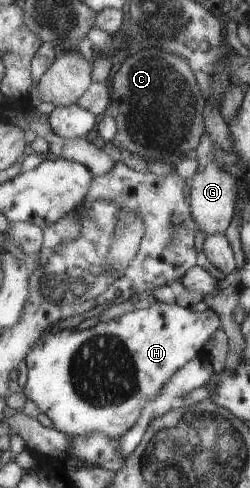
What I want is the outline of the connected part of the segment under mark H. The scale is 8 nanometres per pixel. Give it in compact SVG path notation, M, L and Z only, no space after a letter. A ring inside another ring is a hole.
M157 301L151 307L131 311L107 323L97 323L84 331L52 330L57 324L47 328L31 346L26 357L29 374L23 392L50 417L54 428L69 437L104 432L119 439L134 425L144 404L158 397L162 387L166 387L186 363L205 356L206 342L222 328L222 318L210 308L198 312Z

